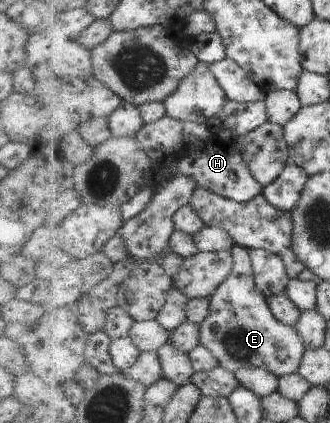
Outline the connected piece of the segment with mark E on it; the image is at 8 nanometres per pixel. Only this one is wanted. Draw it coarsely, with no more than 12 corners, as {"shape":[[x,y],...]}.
{"shape":[[238,244],[229,279],[211,297],[202,345],[235,374],[280,377],[306,355],[297,328],[258,289]]}

